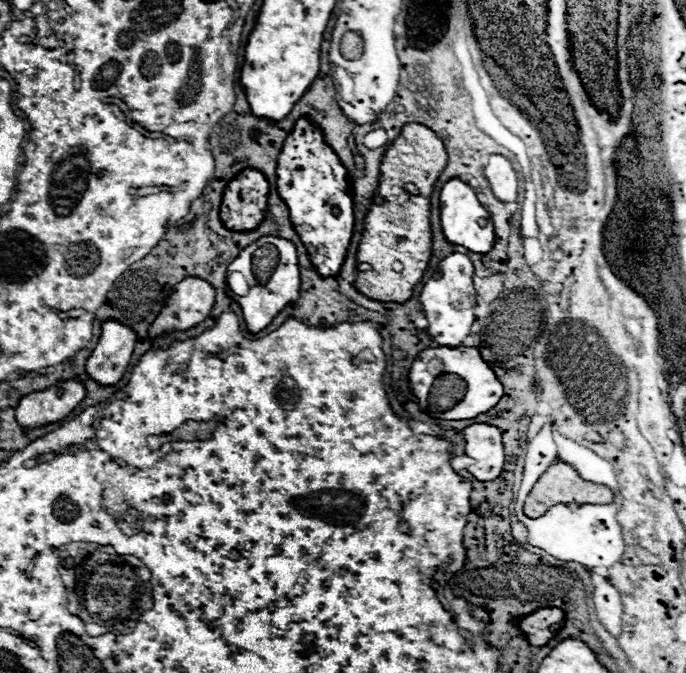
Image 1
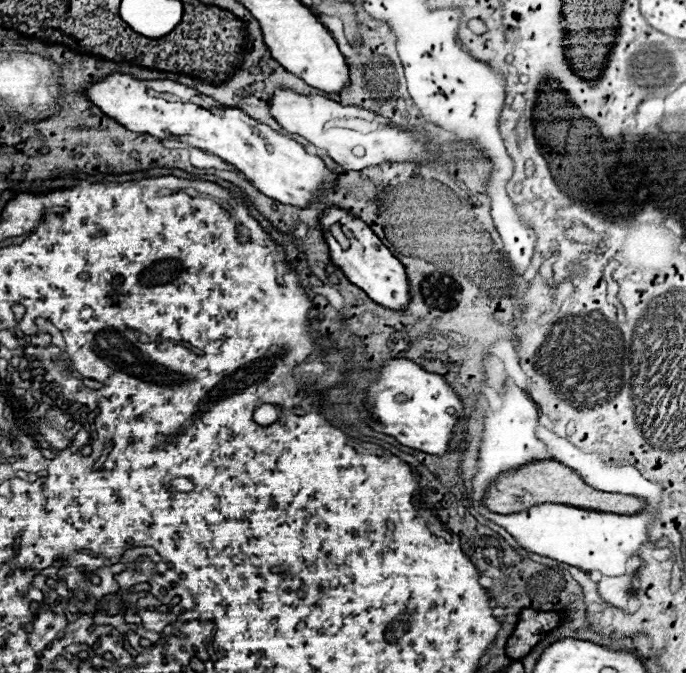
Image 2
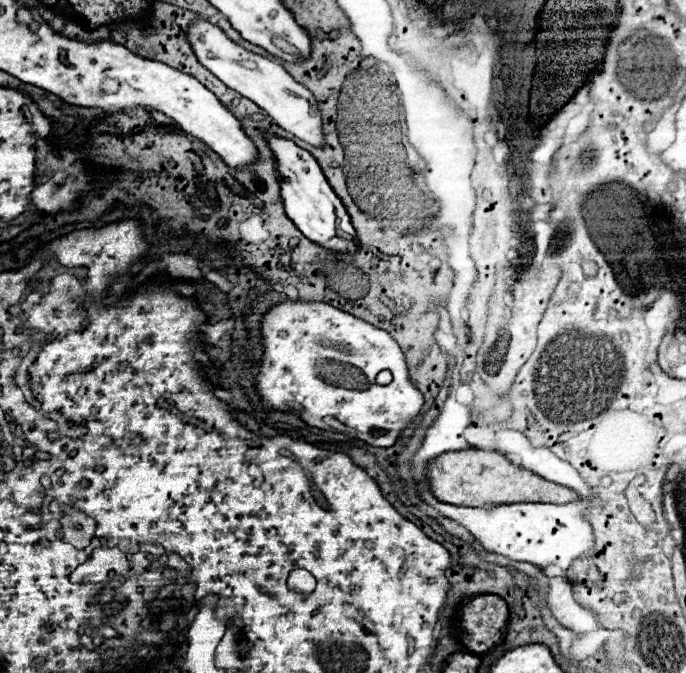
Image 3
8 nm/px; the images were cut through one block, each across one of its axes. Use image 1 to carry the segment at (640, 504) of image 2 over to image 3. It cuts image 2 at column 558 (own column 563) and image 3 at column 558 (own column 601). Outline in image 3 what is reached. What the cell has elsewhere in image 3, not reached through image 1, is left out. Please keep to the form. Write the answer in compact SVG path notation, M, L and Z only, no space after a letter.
M478 448L438 456L438 460L434 460L434 464L430 464L428 468L428 480L430 480L430 490L438 500L458 506L484 506L484 504L510 504L510 502L566 504L566 502L582 500L574 490L548 482L538 474L512 464L506 456L498 452L488 452Z

